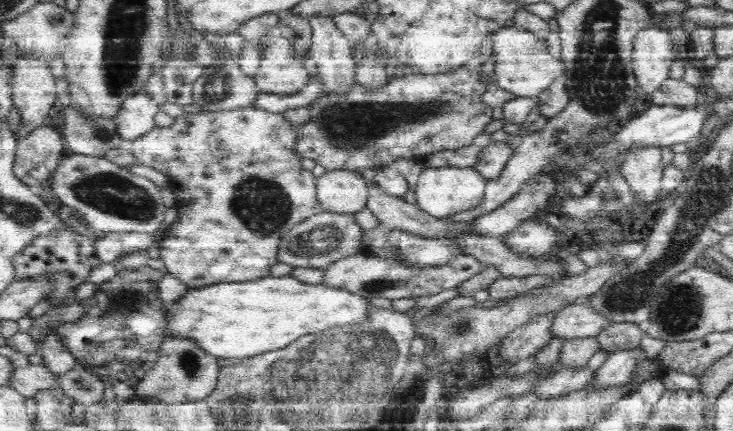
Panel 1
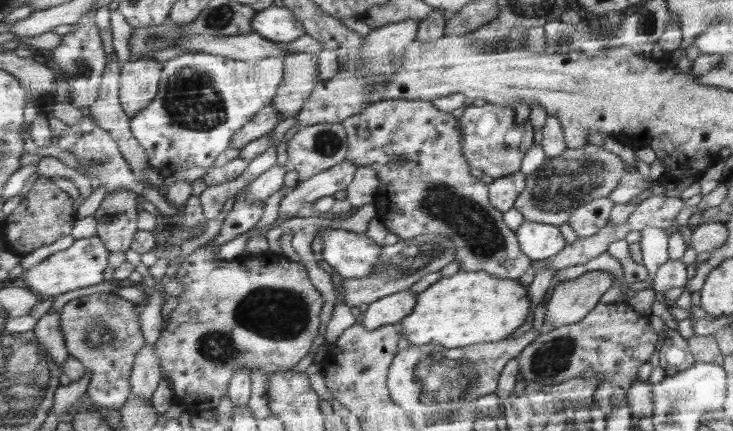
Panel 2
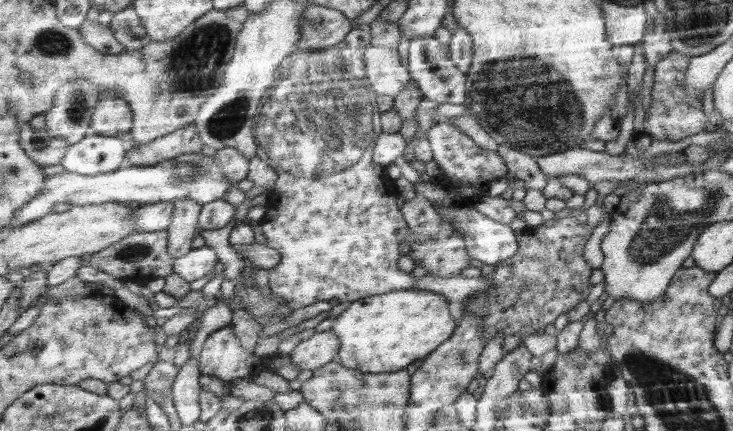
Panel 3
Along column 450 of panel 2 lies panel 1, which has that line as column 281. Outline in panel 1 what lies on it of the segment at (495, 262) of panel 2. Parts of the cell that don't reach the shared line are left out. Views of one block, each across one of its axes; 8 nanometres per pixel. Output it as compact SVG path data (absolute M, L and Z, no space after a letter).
M250 107L224 112L195 114L184 112L169 128L155 127L151 132L129 142L127 146L133 156L136 156L138 164L166 174L169 179L169 187L177 195L177 220L160 242L160 256L170 275L180 279L180 282L187 284L190 289L202 288L208 284L256 280L270 275L270 268L275 264L276 250L279 248L280 240L283 240L283 237L303 220L310 219L312 215L319 215L323 211L315 189L317 178L312 172L302 170L300 156L296 150L298 144L296 143L296 124L290 124L282 114L272 114L266 110Z

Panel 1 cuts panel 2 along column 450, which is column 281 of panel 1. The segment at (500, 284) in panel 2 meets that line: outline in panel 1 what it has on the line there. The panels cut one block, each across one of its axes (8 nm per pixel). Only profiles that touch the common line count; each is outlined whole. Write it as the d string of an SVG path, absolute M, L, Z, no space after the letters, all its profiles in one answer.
M268 275L244 282L189 289L178 300L184 310L166 319L164 335L196 342L216 358L240 360L288 346L302 335L358 324L373 307L367 298L336 287L302 282L294 275Z

